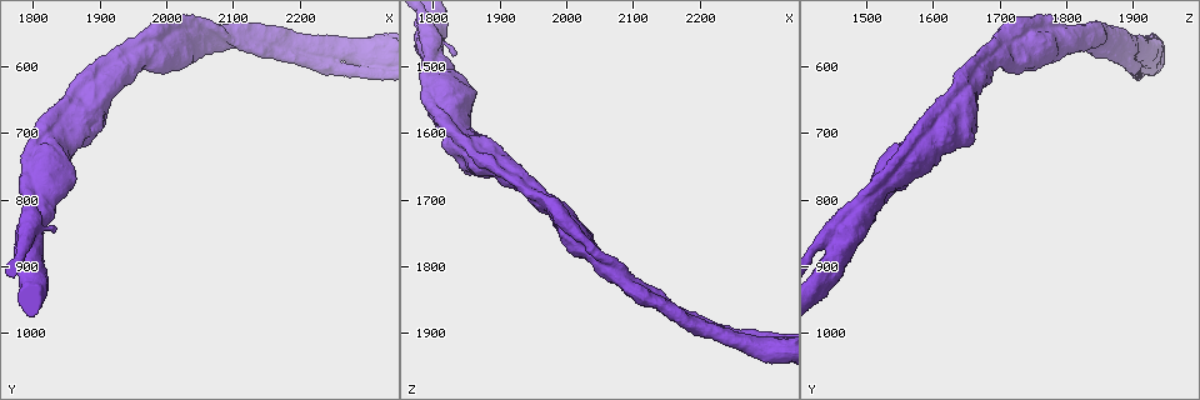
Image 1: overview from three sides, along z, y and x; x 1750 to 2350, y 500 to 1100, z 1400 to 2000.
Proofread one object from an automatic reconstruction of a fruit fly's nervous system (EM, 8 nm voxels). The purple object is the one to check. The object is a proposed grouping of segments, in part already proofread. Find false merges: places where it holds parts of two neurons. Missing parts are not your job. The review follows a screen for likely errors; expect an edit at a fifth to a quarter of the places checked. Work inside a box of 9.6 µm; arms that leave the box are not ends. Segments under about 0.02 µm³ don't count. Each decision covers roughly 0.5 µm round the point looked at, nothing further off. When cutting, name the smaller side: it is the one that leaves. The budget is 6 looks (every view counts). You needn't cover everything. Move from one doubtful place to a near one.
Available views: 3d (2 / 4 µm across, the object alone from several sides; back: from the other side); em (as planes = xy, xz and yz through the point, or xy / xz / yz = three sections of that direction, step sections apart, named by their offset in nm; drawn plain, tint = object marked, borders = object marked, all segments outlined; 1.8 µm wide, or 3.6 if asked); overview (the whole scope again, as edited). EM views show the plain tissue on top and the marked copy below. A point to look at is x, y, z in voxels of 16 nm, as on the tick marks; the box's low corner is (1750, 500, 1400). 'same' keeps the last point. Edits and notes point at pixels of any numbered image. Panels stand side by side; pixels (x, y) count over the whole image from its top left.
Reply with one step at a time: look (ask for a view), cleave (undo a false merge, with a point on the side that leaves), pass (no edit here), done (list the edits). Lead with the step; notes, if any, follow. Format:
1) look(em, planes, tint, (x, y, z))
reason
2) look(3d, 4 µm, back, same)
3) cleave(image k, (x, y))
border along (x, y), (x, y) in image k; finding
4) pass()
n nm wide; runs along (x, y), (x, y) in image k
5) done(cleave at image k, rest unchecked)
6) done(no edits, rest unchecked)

look(em, 3.6 µm, yz, step 8, tint, (1855, 690, 1620))

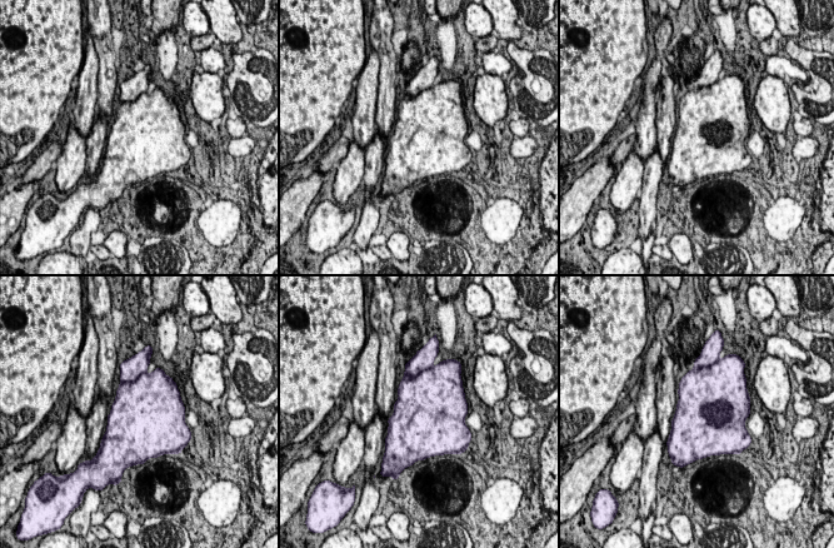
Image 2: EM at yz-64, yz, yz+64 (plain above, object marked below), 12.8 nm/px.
pass()
one neuron here

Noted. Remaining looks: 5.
look(3d, 4 µm, (1795, 845, 1455))
side arm on a straight run

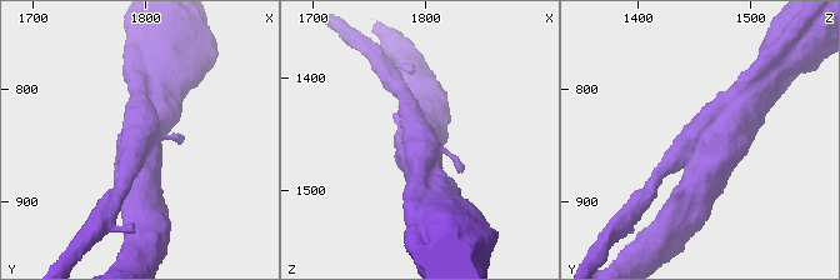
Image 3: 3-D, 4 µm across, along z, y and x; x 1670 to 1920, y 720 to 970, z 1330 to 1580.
look(em, 3.6 µm, planes, tint, (1792, 846, 1450))
3 arms; arms of 220, 480, 480 nm; need the tissue

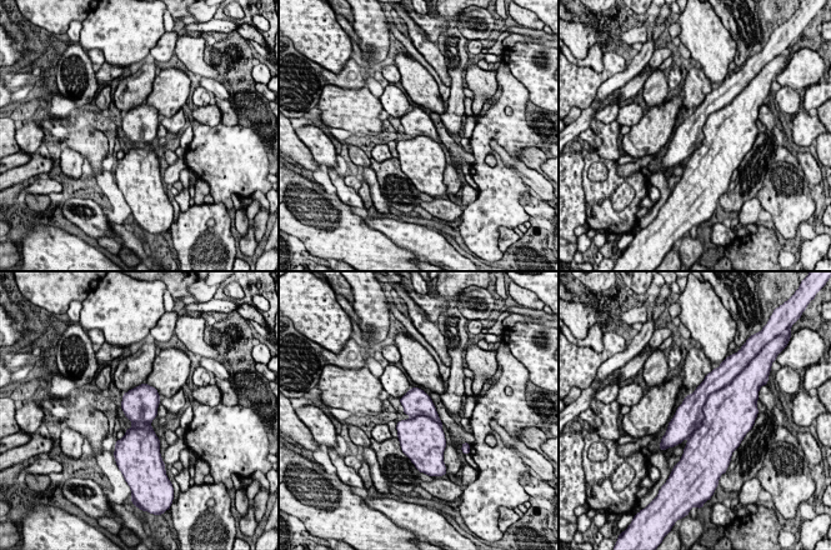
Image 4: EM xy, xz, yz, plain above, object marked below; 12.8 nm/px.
pass()
all the same neuron

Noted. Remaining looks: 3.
look(3d, 2 µm, (2220, 570, 1900))
side arm on a straight run

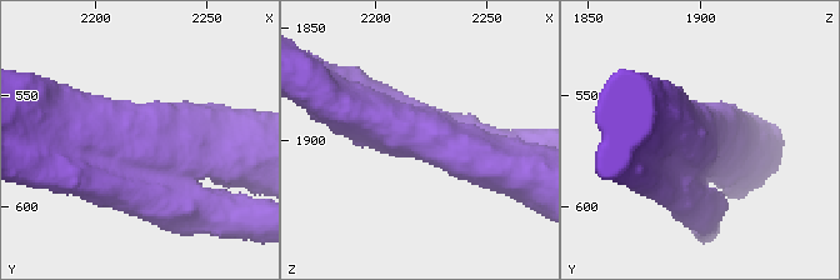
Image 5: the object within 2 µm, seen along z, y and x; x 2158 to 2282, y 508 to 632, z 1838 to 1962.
look(em, xy, step 8, borders, (2221, 571, 1897))
shape alone is not enough

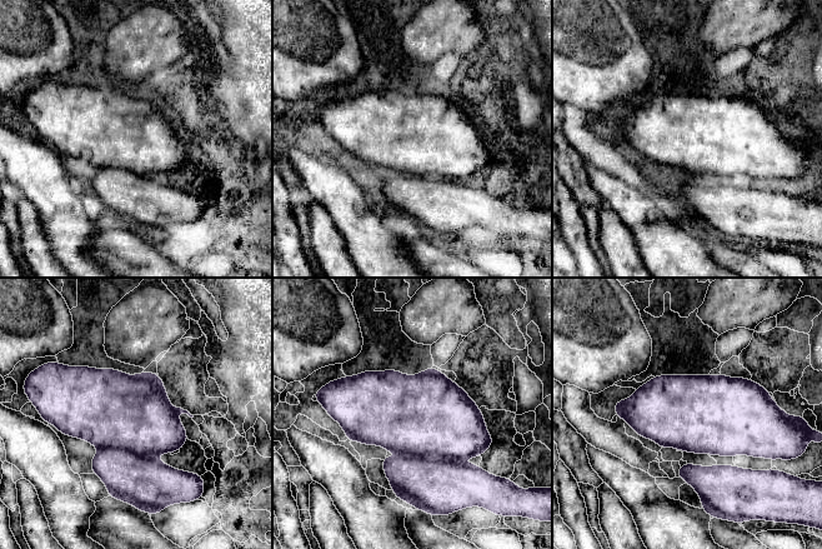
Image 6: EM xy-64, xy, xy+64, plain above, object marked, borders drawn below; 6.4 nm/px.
look(em, planes, borders, same)
cut it another way

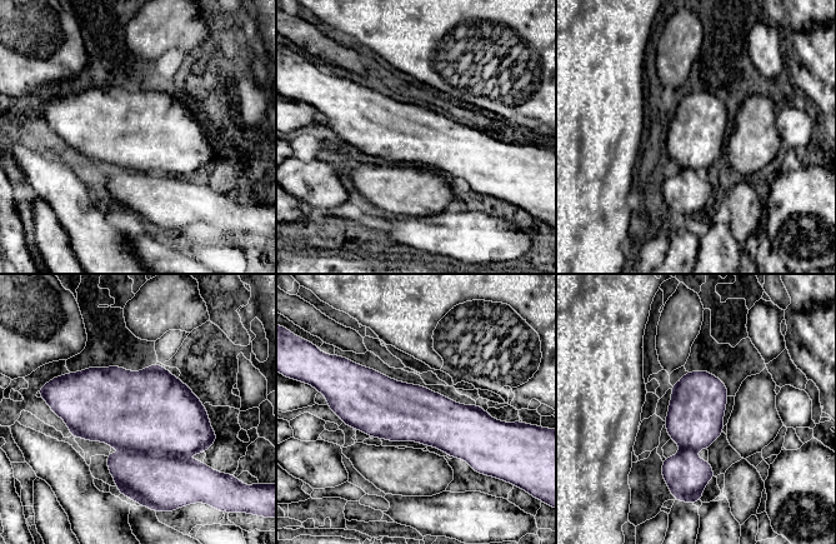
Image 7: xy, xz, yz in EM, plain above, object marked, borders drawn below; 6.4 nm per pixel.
pass()
all the same neuron

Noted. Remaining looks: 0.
done(no edits, rest unchecked)

